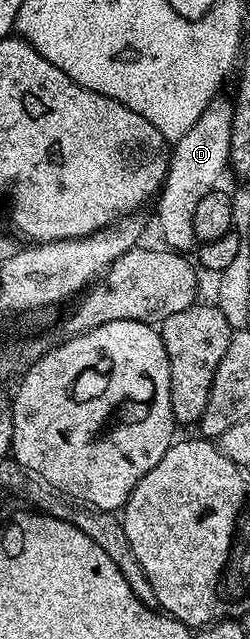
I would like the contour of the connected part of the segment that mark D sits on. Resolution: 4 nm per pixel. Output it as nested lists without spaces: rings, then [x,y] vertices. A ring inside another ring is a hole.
[[[224,95],[213,97],[202,111],[198,123],[174,142],[168,159],[168,173],[164,184],[155,198],[156,221],[160,224],[160,233],[164,236],[163,244],[172,251],[188,251],[197,244],[194,235],[194,211],[206,195],[210,195],[229,172],[228,156],[230,155],[230,127],[232,126],[233,102]]]

